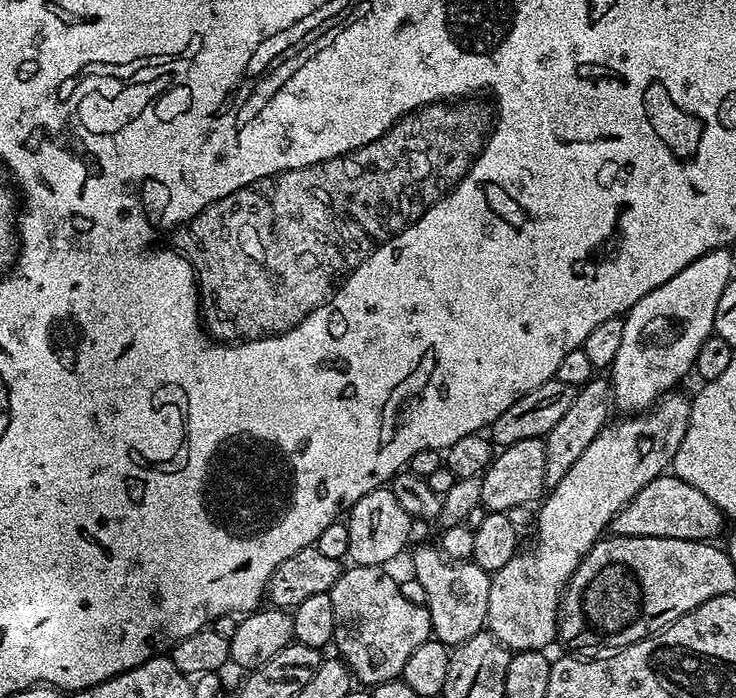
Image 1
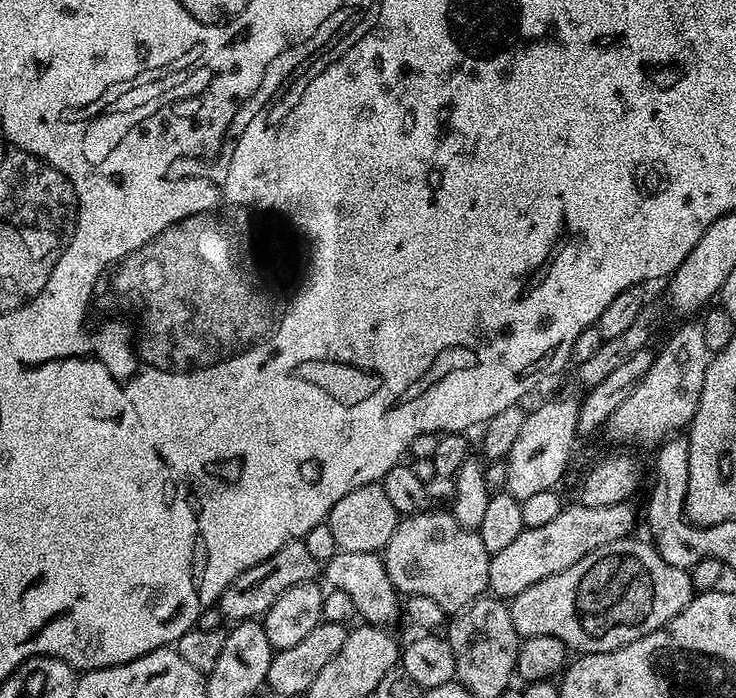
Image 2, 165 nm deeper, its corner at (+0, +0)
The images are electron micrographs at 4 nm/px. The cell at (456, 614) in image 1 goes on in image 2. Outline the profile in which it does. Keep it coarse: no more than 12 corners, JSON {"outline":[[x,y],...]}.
{"outline":[[405,515],[382,559],[397,592],[463,612],[490,588],[479,531]]}

